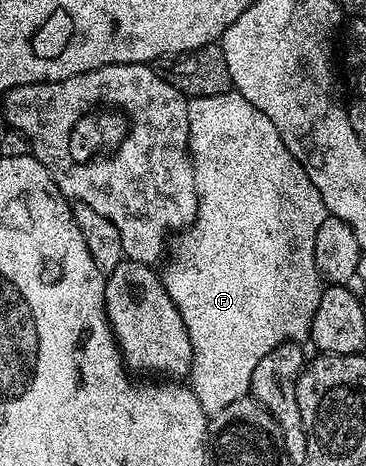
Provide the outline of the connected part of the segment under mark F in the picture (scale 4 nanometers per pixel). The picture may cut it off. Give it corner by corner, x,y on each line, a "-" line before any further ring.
235,90
220,92
214,96
193,96
189,100
187,118
189,119
189,156
193,159
197,191
197,217
188,228
172,237
167,248
167,259
164,261
165,272
163,268
160,278
165,283
171,302
175,302
179,310
179,318
183,318
183,326
187,326
187,334
191,338
193,371
187,377
188,383
192,387
195,398
199,398
206,417
211,418
219,414
219,410
231,406
231,402
244,400
250,395
249,383
251,374
255,374
255,366
259,366
259,361
265,355
271,354
275,346
309,340
311,322
315,318
315,310
319,306
319,298
323,291
323,277
315,266
315,246
319,243
320,236
317,235
320,234
325,220
327,221
327,213
319,190
315,190
311,178
307,178
305,168
294,158
291,150
283,146
283,138
279,138
279,130
271,126
271,118
255,110
255,106
247,102
247,98
243,98

